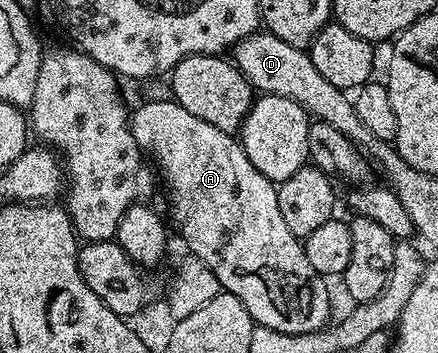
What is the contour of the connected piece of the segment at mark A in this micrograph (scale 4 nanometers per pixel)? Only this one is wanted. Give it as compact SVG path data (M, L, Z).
M171 98L166 100L150 100L141 102L141 107L131 112L130 122L132 125L132 132L134 133L134 139L138 141L138 145L140 146L141 152L148 153L148 150L152 150L151 158L154 160L156 158L155 166L158 168L160 166L160 171L164 174L164 183L168 186L168 199L172 202L172 219L176 222L176 227L180 230L180 235L184 238L184 243L189 248L187 249L191 254L197 255L198 258L203 261L204 264L209 267L214 273L214 277L218 277L218 281L220 282L221 288L223 290L229 291L234 297L238 297L238 301L240 302L241 308L246 312L247 318L248 315L253 324L257 327L265 327L266 329L274 329L278 333L286 333L287 335L309 335L310 333L314 333L315 331L322 331L325 327L329 326L330 320L333 318L332 315L332 299L328 296L328 287L326 284L325 276L322 276L318 273L318 269L314 269L314 265L310 265L310 261L306 258L306 253L304 252L304 244L301 240L296 238L294 233L290 233L289 227L286 226L286 220L282 217L282 209L278 209L278 193L276 192L277 184L272 183L266 177L262 177L262 173L258 173L258 169L254 169L254 165L250 165L250 157L246 157L246 153L244 152L243 147L240 146L239 142L229 132L223 131L222 129L214 129L214 125L210 125L206 121L202 121L202 117L194 117L194 113L186 113L186 109L182 109L182 105L173 101Z

